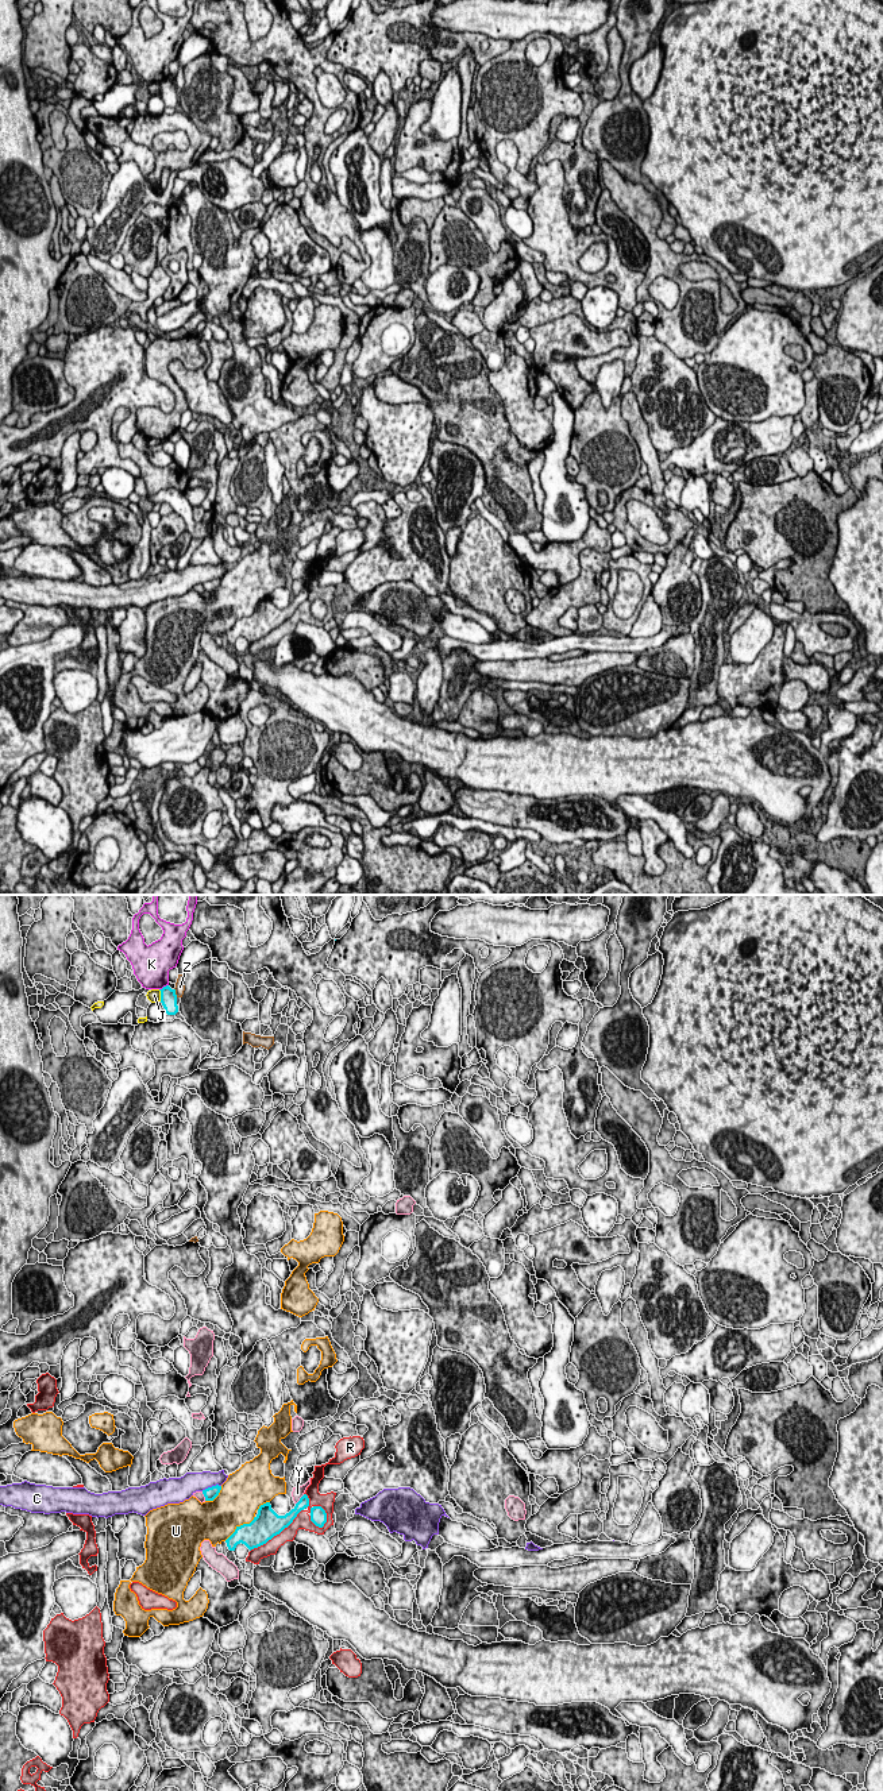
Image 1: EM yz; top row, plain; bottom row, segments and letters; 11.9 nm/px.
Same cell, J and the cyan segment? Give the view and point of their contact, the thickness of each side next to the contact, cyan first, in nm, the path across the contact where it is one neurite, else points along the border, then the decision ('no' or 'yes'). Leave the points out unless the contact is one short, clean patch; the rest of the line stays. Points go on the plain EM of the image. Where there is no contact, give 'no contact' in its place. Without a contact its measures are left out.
yz (161, 88) | 190/160 nm | along yz (158, 83), (161, 93) | no

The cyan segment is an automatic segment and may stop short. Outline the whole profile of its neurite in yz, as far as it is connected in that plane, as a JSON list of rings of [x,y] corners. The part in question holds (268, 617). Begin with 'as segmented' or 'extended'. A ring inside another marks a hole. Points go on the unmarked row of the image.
as segmented | [[[304,587],[296,599],[285,609],[278,609],[270,595],[259,599],[258,607],[250,617],[236,619],[235,625],[225,633],[230,644],[235,644],[238,637],[244,637],[250,644],[266,637],[274,629],[288,621],[297,607],[309,599],[309,591]]]

